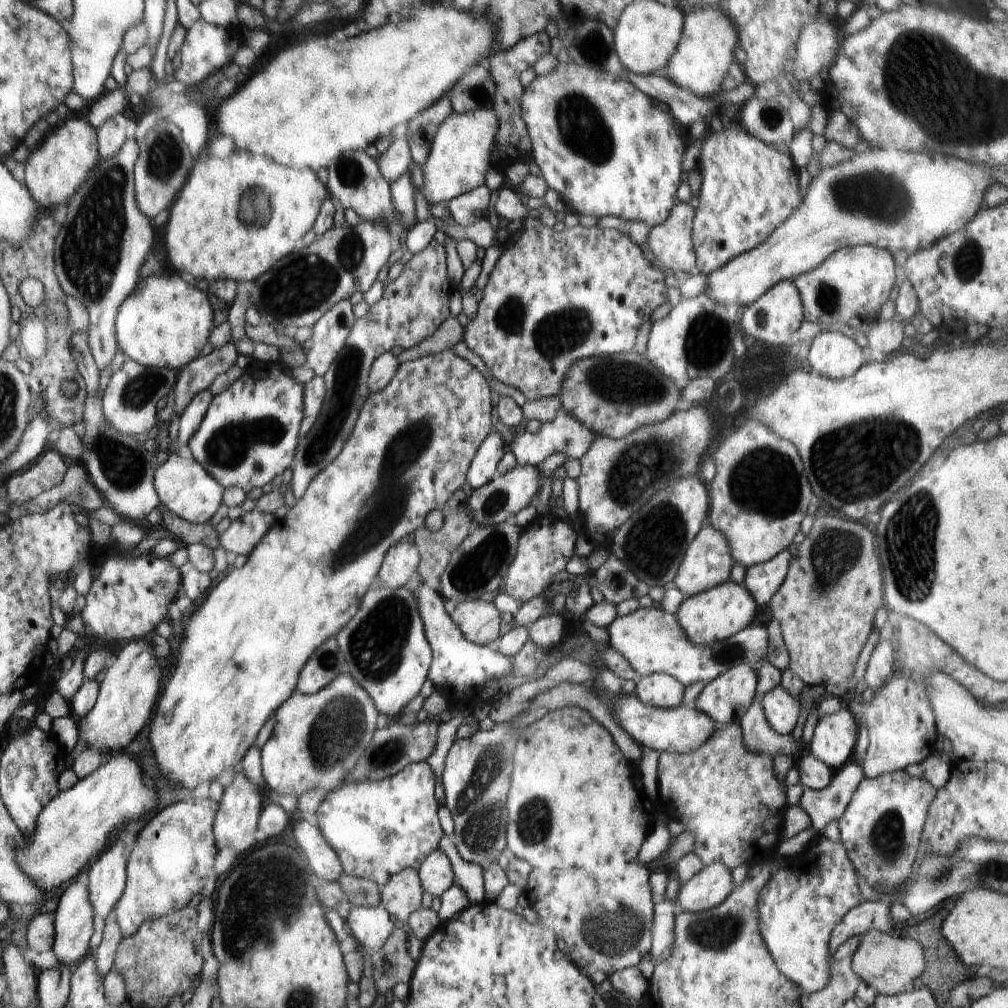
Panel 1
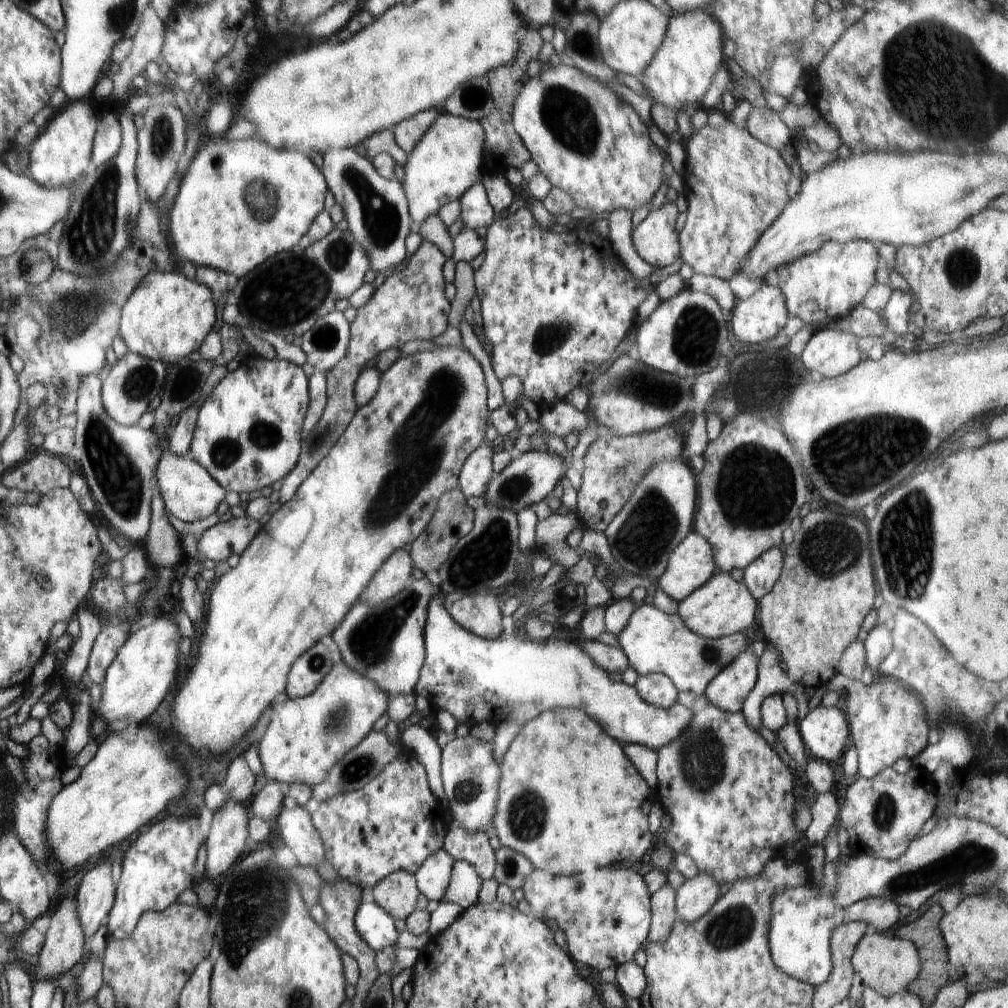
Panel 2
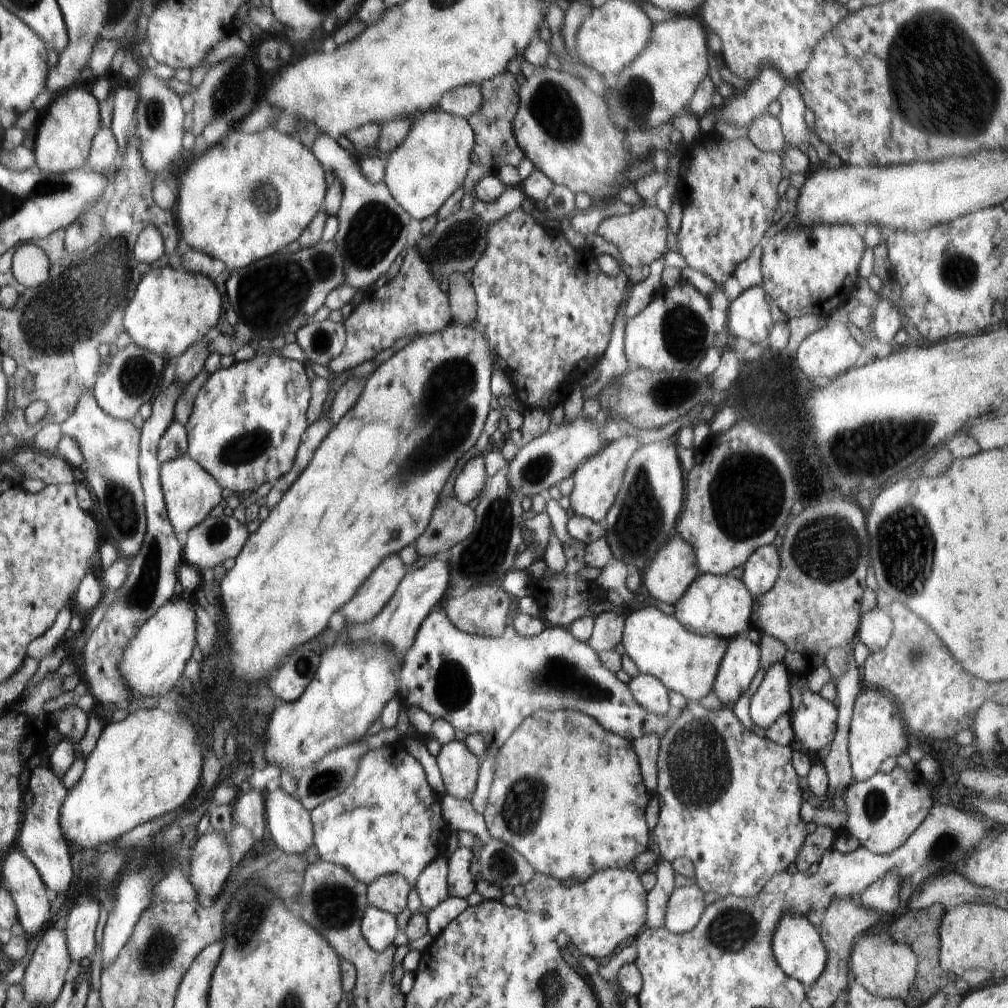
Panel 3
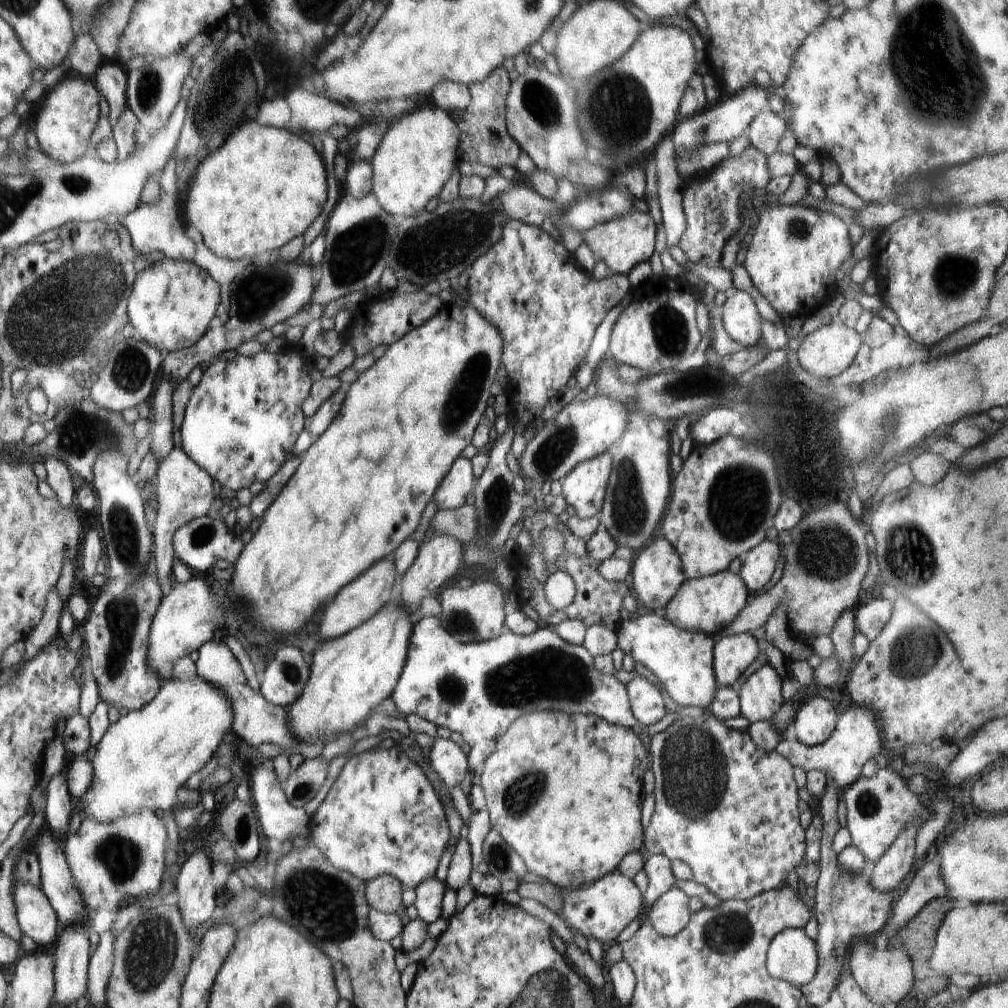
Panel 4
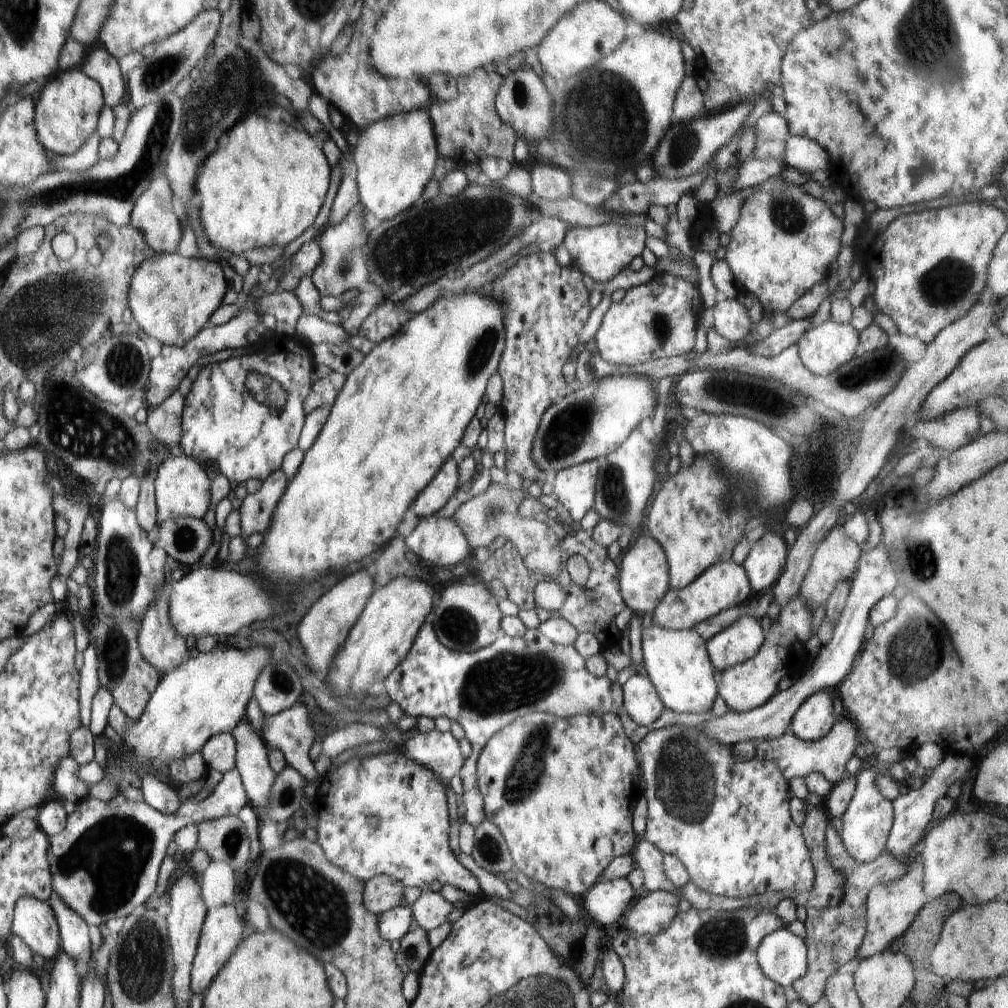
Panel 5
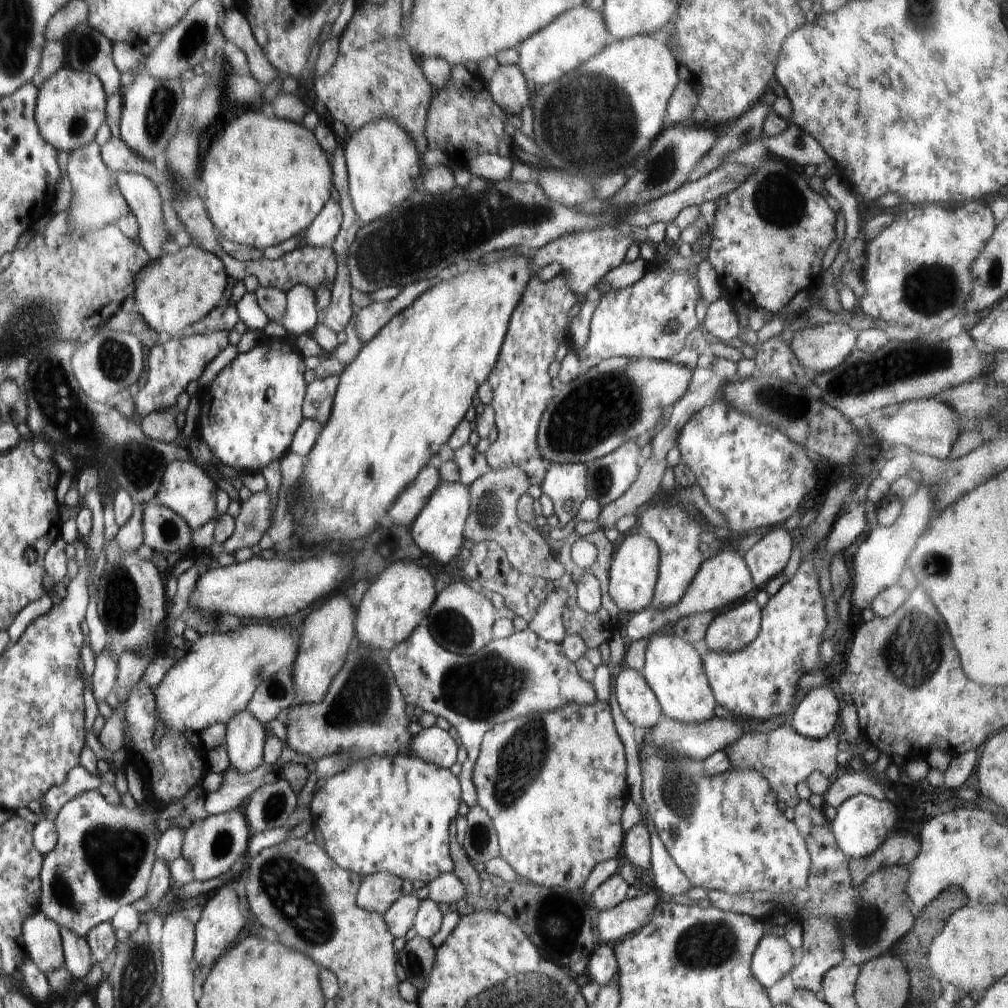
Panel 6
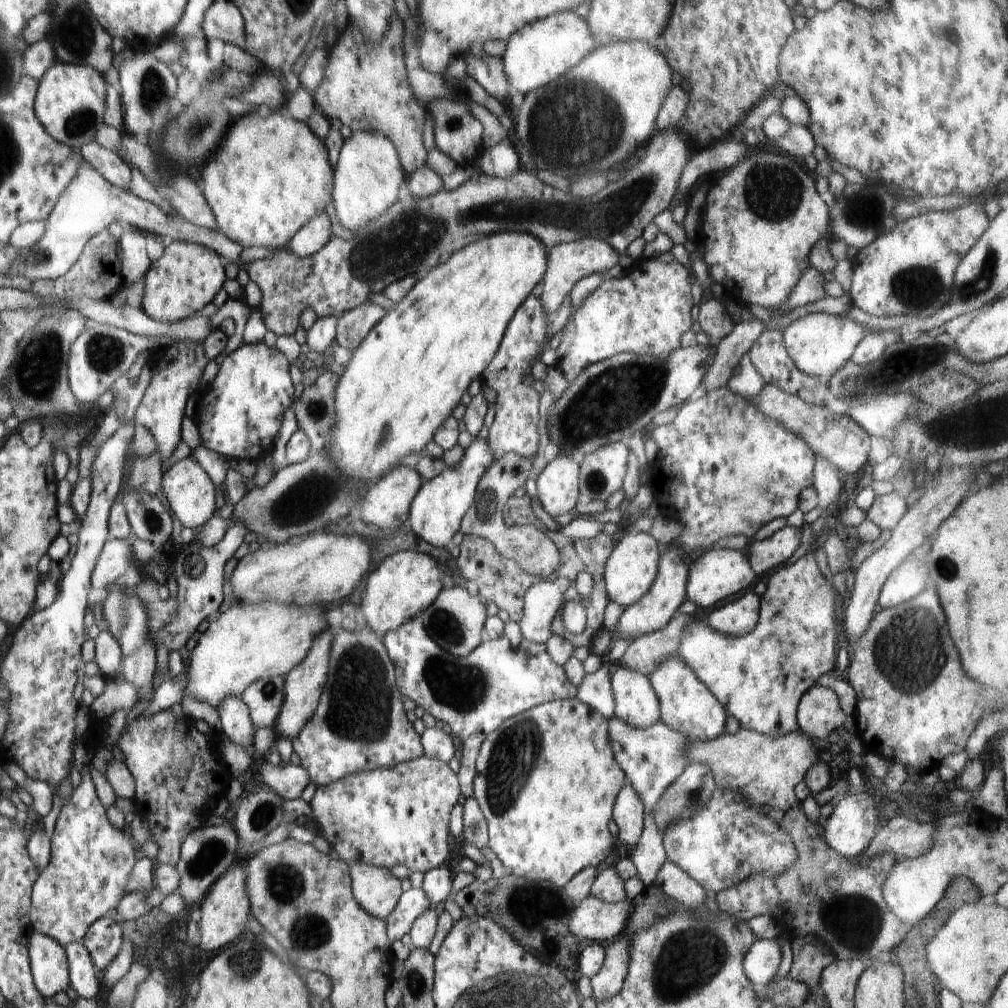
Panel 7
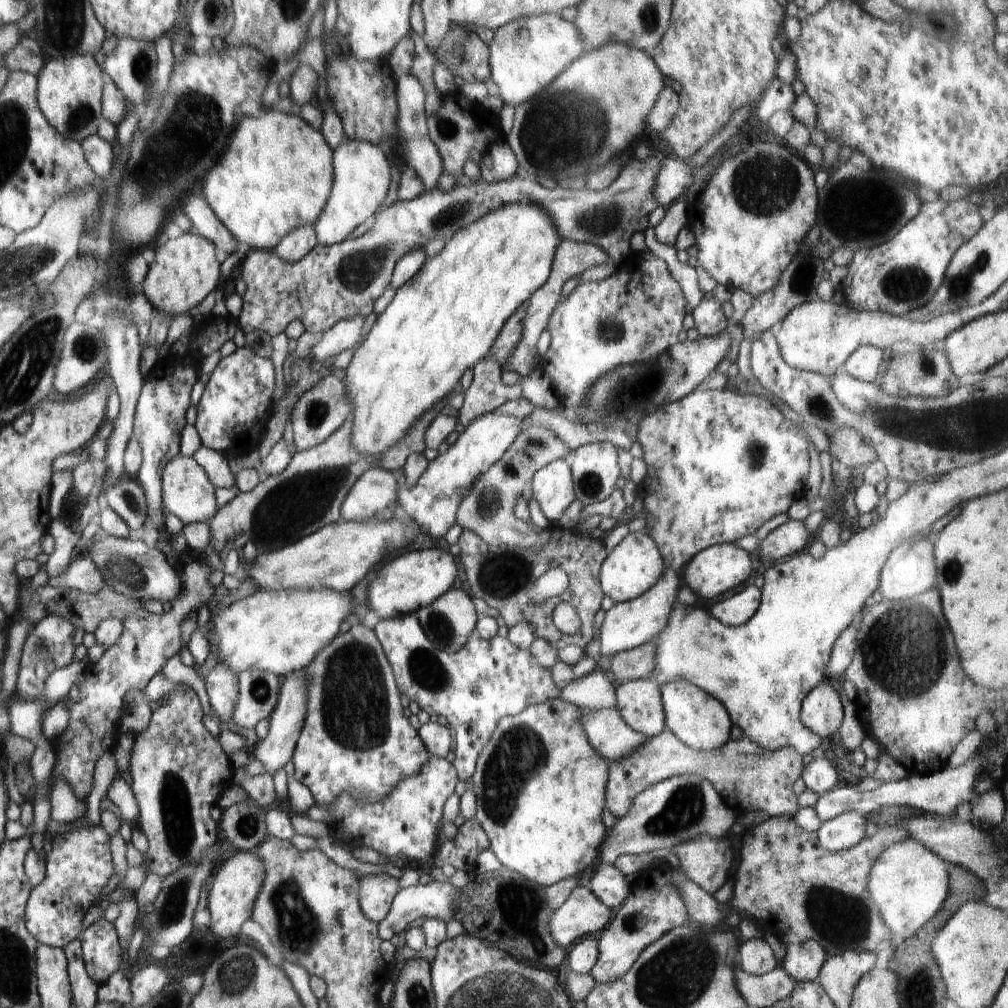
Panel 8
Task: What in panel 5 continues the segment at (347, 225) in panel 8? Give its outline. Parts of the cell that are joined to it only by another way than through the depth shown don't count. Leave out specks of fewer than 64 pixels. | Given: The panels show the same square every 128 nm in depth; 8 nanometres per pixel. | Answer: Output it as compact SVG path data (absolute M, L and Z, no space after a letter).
M426 110L401 112L378 120L358 131L352 152L357 166L360 203L378 220L388 220L421 200L426 184L434 177L438 154L436 134Z

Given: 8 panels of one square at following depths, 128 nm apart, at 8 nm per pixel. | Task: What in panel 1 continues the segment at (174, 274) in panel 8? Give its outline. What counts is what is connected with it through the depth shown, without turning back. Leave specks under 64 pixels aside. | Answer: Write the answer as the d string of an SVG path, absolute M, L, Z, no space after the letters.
M144 276L137 284L137 288L129 294L128 299L122 302L120 312L117 313L118 344L126 357L142 366L169 368L177 371L182 366L190 364L198 358L202 348L209 341L214 327L213 310L208 302L208 296L186 284L178 276Z

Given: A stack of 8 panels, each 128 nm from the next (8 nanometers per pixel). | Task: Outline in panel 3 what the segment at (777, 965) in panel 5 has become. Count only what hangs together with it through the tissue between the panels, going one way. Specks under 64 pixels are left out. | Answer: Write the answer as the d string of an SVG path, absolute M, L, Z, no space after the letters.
M796 912L784 914L782 920L778 922L776 930L774 930L771 943L774 958L780 966L780 970L786 976L800 980L806 990L822 976L822 971L826 968L826 962L828 962L827 952L819 930L810 923L806 915L802 916L802 914L796 914Z

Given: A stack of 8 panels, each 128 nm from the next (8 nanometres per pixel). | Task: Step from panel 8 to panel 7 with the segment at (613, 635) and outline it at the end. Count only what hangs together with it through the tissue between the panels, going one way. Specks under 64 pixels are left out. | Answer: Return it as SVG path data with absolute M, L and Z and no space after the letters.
M673 541L661 548L658 572L650 590L636 604L623 608L624 612L622 612L616 632L613 634L615 638L636 639L638 636L660 630L670 622L682 602L687 600L688 571L691 563L689 556Z

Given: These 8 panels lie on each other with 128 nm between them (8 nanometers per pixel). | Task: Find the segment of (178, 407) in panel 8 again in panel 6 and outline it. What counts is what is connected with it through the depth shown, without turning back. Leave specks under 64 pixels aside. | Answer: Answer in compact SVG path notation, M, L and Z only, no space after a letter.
M214 332L214 334L192 334L182 337L172 337L164 344L151 348L150 370L144 382L133 393L136 415L144 417L158 410L168 410L176 406L176 398L190 381L196 381L204 369L214 358L229 345L230 332Z

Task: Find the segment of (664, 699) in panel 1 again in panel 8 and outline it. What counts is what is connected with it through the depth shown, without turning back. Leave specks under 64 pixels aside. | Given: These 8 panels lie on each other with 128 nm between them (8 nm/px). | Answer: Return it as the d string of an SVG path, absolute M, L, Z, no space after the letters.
M654 678L626 680L614 685L616 710L627 726L651 738L666 729L660 684Z

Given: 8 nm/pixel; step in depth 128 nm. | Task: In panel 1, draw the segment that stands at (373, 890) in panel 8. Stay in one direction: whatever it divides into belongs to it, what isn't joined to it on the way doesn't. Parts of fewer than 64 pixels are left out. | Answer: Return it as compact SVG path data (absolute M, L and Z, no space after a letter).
M408 868L398 872L380 889L380 903L391 918L407 924L409 916L422 906L422 884L418 870Z

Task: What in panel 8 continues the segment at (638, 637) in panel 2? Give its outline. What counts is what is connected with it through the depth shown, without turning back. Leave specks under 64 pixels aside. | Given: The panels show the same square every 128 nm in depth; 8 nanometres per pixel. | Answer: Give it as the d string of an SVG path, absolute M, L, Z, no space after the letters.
M670 680L660 685L666 729L670 729L686 746L698 751L722 748L730 739L733 722L724 705L692 682Z

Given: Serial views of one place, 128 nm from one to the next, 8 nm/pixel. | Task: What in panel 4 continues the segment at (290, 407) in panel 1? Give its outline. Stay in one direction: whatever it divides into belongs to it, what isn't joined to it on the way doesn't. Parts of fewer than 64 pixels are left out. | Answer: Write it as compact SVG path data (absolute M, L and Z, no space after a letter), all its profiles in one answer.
M299 347L294 349L285 348L277 352L270 353L268 351L262 351L252 357L243 357L242 355L236 355L235 358L229 360L214 361L210 366L202 373L200 382L192 390L192 396L188 400L185 415L181 424L180 434L182 435L181 448L198 466L201 466L206 472L216 481L220 482L224 488L230 488L230 490L242 490L242 488L249 488L254 482L264 482L270 480L278 469L286 462L286 458L293 452L294 443L297 441L298 435L304 430L306 417L302 412L302 402L306 400L309 390L313 384L313 380L310 377L311 362L303 355L303 352Z

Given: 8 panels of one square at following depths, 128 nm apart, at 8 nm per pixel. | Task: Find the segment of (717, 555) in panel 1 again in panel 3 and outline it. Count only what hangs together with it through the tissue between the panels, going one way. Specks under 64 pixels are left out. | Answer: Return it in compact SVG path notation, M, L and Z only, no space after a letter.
M674 534L641 574L641 582L654 600L676 604L700 572L694 548L680 534Z

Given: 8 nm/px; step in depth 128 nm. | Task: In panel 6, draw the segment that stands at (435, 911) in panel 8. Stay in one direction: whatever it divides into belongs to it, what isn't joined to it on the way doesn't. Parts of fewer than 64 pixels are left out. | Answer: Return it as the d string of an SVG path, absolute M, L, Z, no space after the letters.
M403 894L381 917L386 928L394 938L406 938L408 930L413 926L415 914L420 908L421 900L414 894Z

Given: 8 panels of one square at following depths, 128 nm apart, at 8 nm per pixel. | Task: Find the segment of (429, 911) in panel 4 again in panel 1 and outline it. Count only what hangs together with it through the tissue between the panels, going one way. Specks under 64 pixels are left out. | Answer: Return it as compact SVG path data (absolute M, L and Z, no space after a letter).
M438 849L432 850L422 861L418 876L424 892L434 897L444 894L455 880L449 857Z

